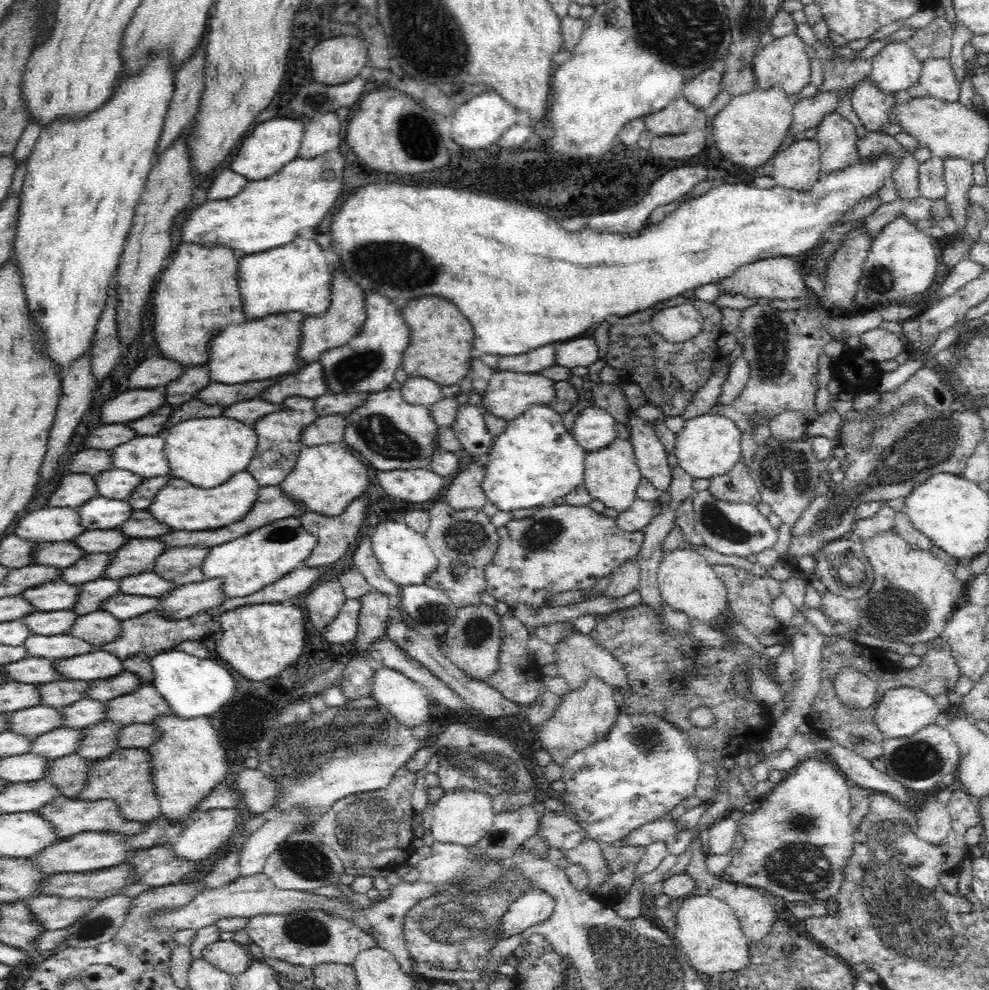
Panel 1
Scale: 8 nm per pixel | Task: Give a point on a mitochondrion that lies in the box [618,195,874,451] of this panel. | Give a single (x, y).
(770, 336)

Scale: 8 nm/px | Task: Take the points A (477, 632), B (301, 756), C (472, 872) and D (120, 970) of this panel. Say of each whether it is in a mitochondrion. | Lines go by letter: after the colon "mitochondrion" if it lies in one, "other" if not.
A: mitochondrion
B: mitochondrion
C: mitochondrion
D: other

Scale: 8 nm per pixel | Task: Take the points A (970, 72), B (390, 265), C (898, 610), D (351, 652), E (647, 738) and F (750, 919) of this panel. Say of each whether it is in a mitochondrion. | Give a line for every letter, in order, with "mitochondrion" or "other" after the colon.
A: other
B: mitochondrion
C: mitochondrion
D: other
E: mitochondrion
F: other

